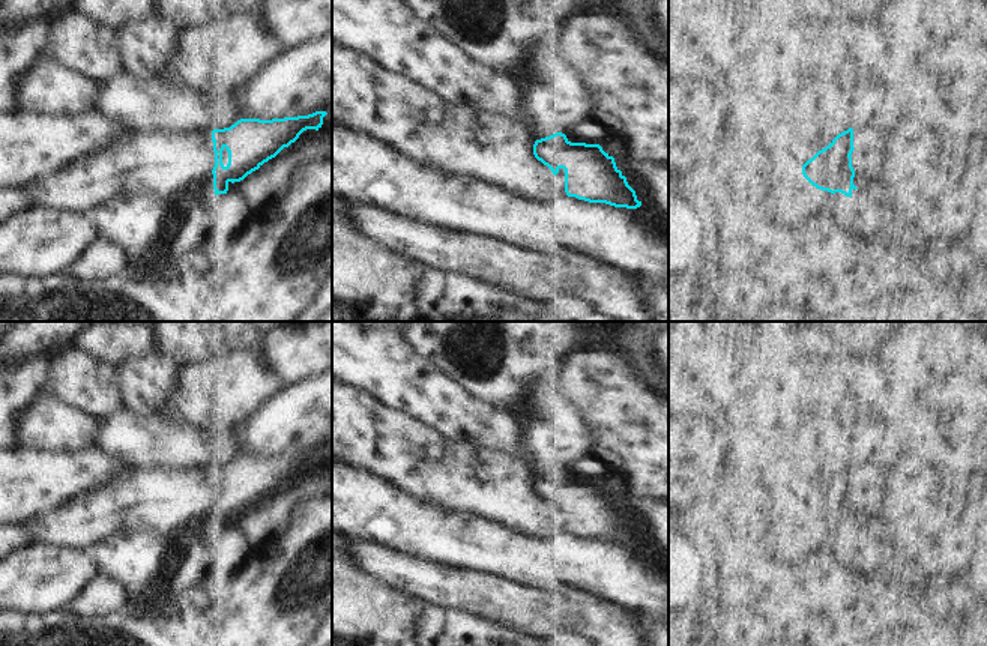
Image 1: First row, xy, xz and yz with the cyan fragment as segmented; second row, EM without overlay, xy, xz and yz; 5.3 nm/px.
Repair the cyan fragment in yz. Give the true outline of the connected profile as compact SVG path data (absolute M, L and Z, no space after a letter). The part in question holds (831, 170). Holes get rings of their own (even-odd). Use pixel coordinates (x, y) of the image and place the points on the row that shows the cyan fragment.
M873 131L838 134L802 165L804 177L817 189L850 198L853 213L873 207L871 191L880 182L882 135Z

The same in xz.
M332 41L332 122L361 131L446 174L473 177L530 200L575 197L637 209L641 201L599 144L571 143L565 134L533 140L524 123L470 107L455 107L419 83L386 71L371 57Z

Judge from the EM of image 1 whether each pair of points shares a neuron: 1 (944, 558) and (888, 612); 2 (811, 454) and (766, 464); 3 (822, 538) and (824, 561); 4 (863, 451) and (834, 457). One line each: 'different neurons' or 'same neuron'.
1: different neurons
2: different neurons
3: different neurons
4: different neurons

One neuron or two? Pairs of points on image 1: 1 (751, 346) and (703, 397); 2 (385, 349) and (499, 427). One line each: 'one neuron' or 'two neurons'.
1: one neuron
2: one neuron

